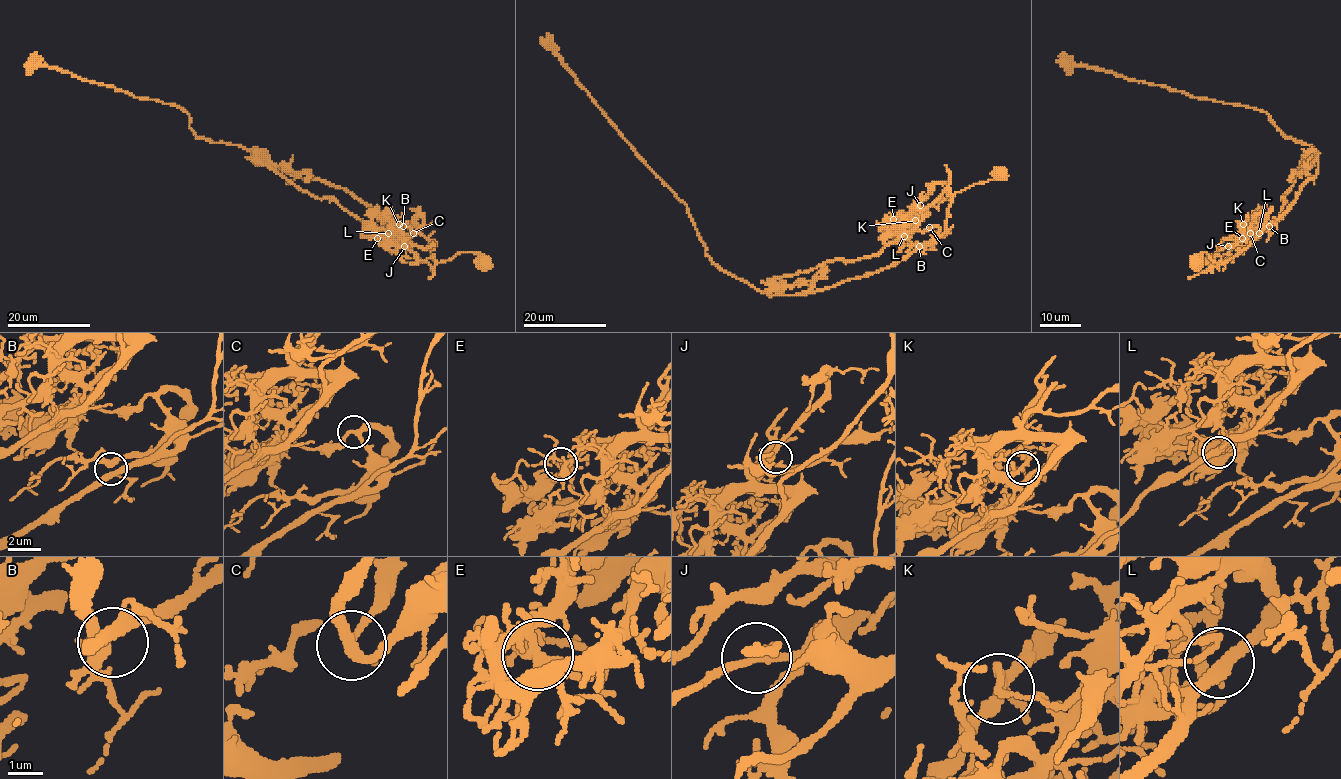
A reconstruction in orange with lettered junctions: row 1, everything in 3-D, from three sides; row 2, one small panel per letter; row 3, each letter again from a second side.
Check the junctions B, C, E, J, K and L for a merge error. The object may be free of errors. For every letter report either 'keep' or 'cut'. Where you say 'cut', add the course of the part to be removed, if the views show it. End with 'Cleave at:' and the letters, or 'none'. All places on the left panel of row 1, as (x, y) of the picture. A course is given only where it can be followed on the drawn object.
B: keep
C: keep
E: keep
J: keep
K: cut | (399, 225), (393, 226), (399, 232), (373, 229), (334, 200), (311, 196), (259, 162), (305, 173), (306, 181)
L: keep
Cleave at: K

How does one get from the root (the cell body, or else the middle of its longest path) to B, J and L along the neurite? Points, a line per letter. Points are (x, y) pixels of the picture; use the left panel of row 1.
B: (482, 261), (478, 252), (459, 252), (437, 263), (431, 257), (429, 241), (416, 228), (403, 226)
J: (482, 261), (478, 252), (459, 252), (432, 268), (409, 259), (408, 246), (399, 245), (404, 246)
L: (482, 261), (478, 252), (459, 252), (432, 268), (428, 263), (409, 259), (406, 250), (388, 233)

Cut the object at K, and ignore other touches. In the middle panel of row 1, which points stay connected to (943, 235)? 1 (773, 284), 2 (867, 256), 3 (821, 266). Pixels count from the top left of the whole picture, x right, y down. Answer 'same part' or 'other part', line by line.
1: other part
2: other part
3: other part

